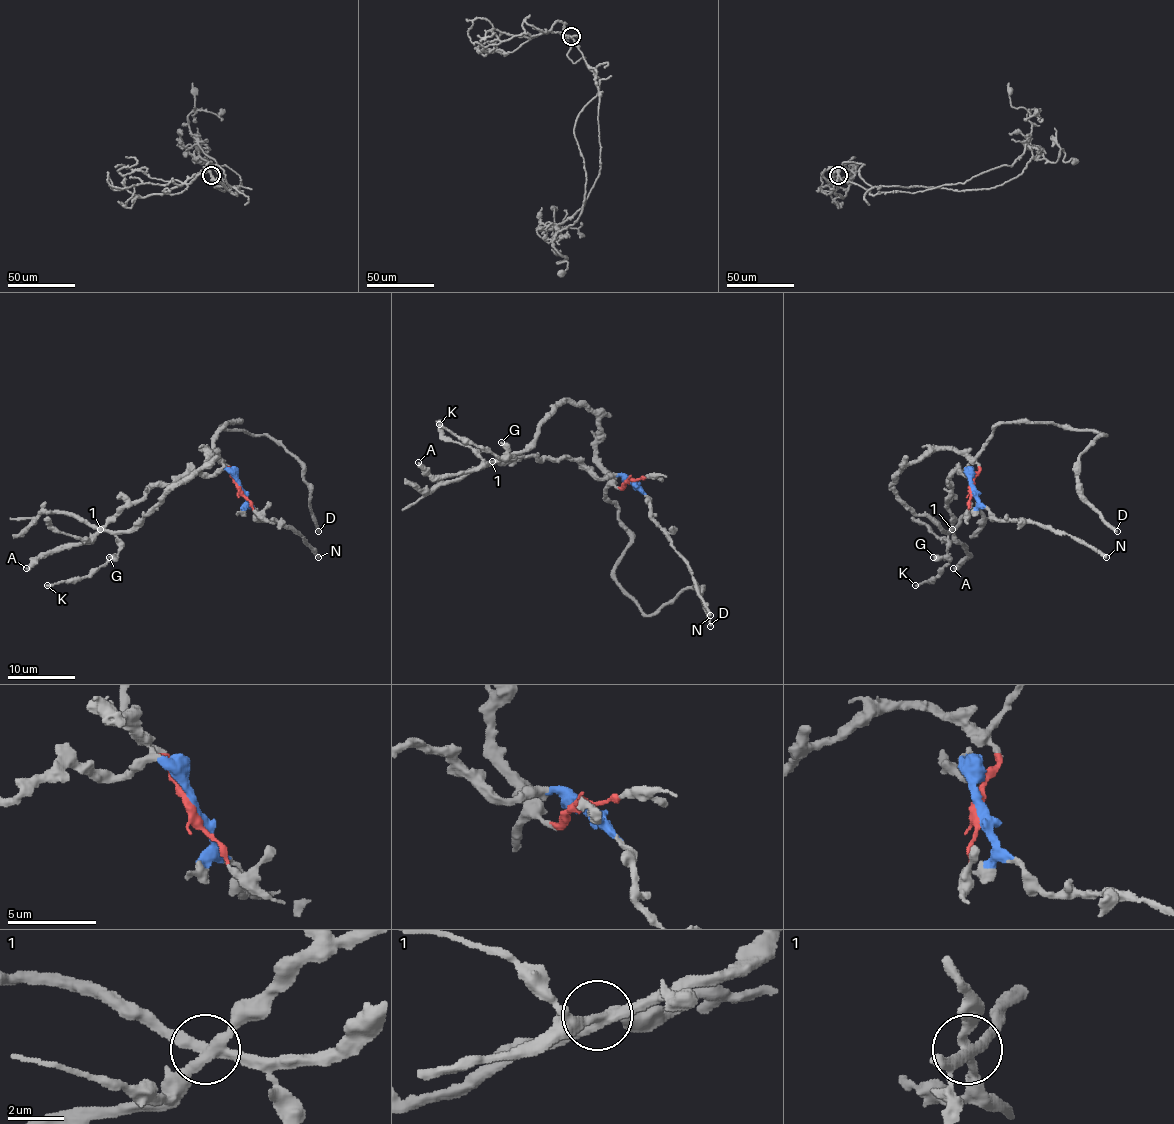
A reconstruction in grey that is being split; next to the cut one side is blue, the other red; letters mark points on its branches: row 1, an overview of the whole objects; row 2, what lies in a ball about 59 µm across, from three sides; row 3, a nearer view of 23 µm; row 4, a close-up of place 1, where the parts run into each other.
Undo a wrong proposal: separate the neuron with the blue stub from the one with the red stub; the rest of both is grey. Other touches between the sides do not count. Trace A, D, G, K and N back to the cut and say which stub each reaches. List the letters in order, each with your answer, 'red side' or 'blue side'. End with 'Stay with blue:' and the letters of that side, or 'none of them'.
A: blue side
D: red side
G: red side
K: red side
N: blue side
Stay with blue: A, N

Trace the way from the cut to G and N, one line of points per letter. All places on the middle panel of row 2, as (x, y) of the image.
G: (632, 481), (617, 487), (594, 451), (598, 419), (579, 405), (562, 402), (511, 456), (501, 442)
N: (632, 481), (649, 498), (651, 519), (685, 561), (710, 616)

